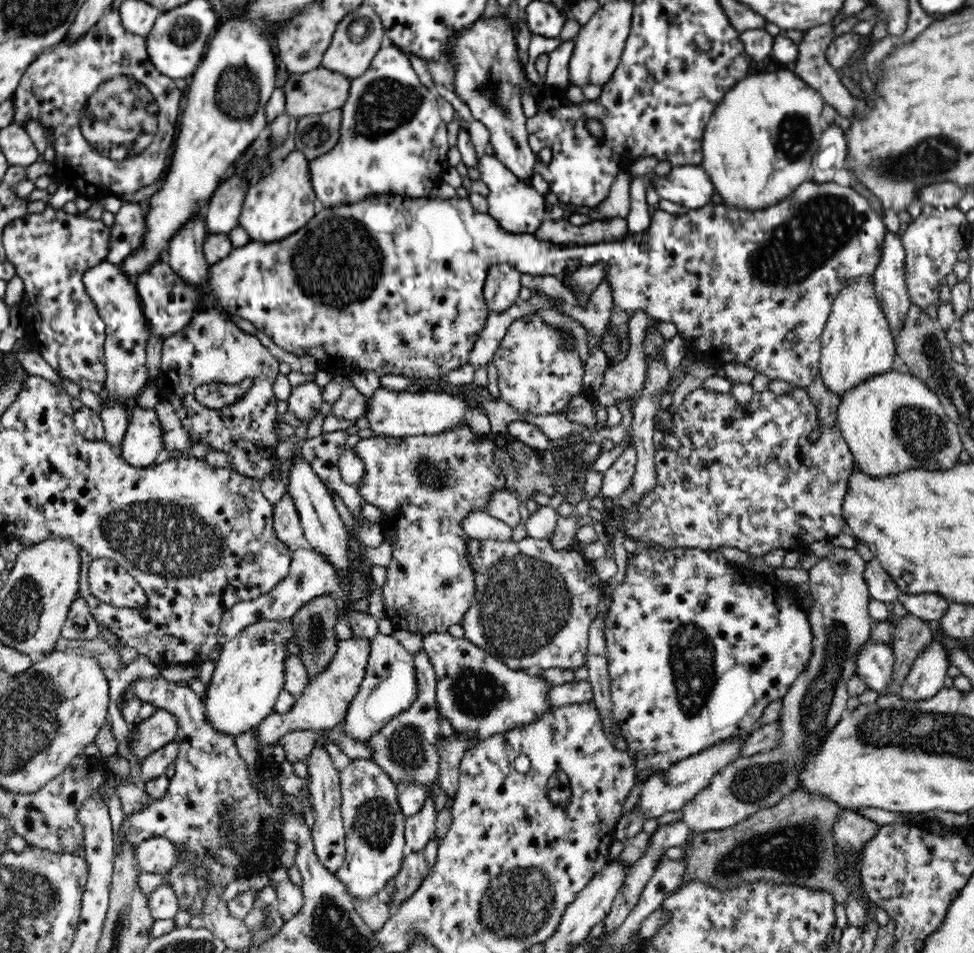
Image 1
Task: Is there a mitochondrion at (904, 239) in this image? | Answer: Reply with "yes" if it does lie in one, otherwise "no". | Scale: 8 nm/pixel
no

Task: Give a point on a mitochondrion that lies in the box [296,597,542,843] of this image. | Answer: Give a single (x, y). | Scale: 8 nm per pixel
(476, 694)

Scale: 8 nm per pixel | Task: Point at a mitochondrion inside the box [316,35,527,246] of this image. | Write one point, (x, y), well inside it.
(385, 104)

